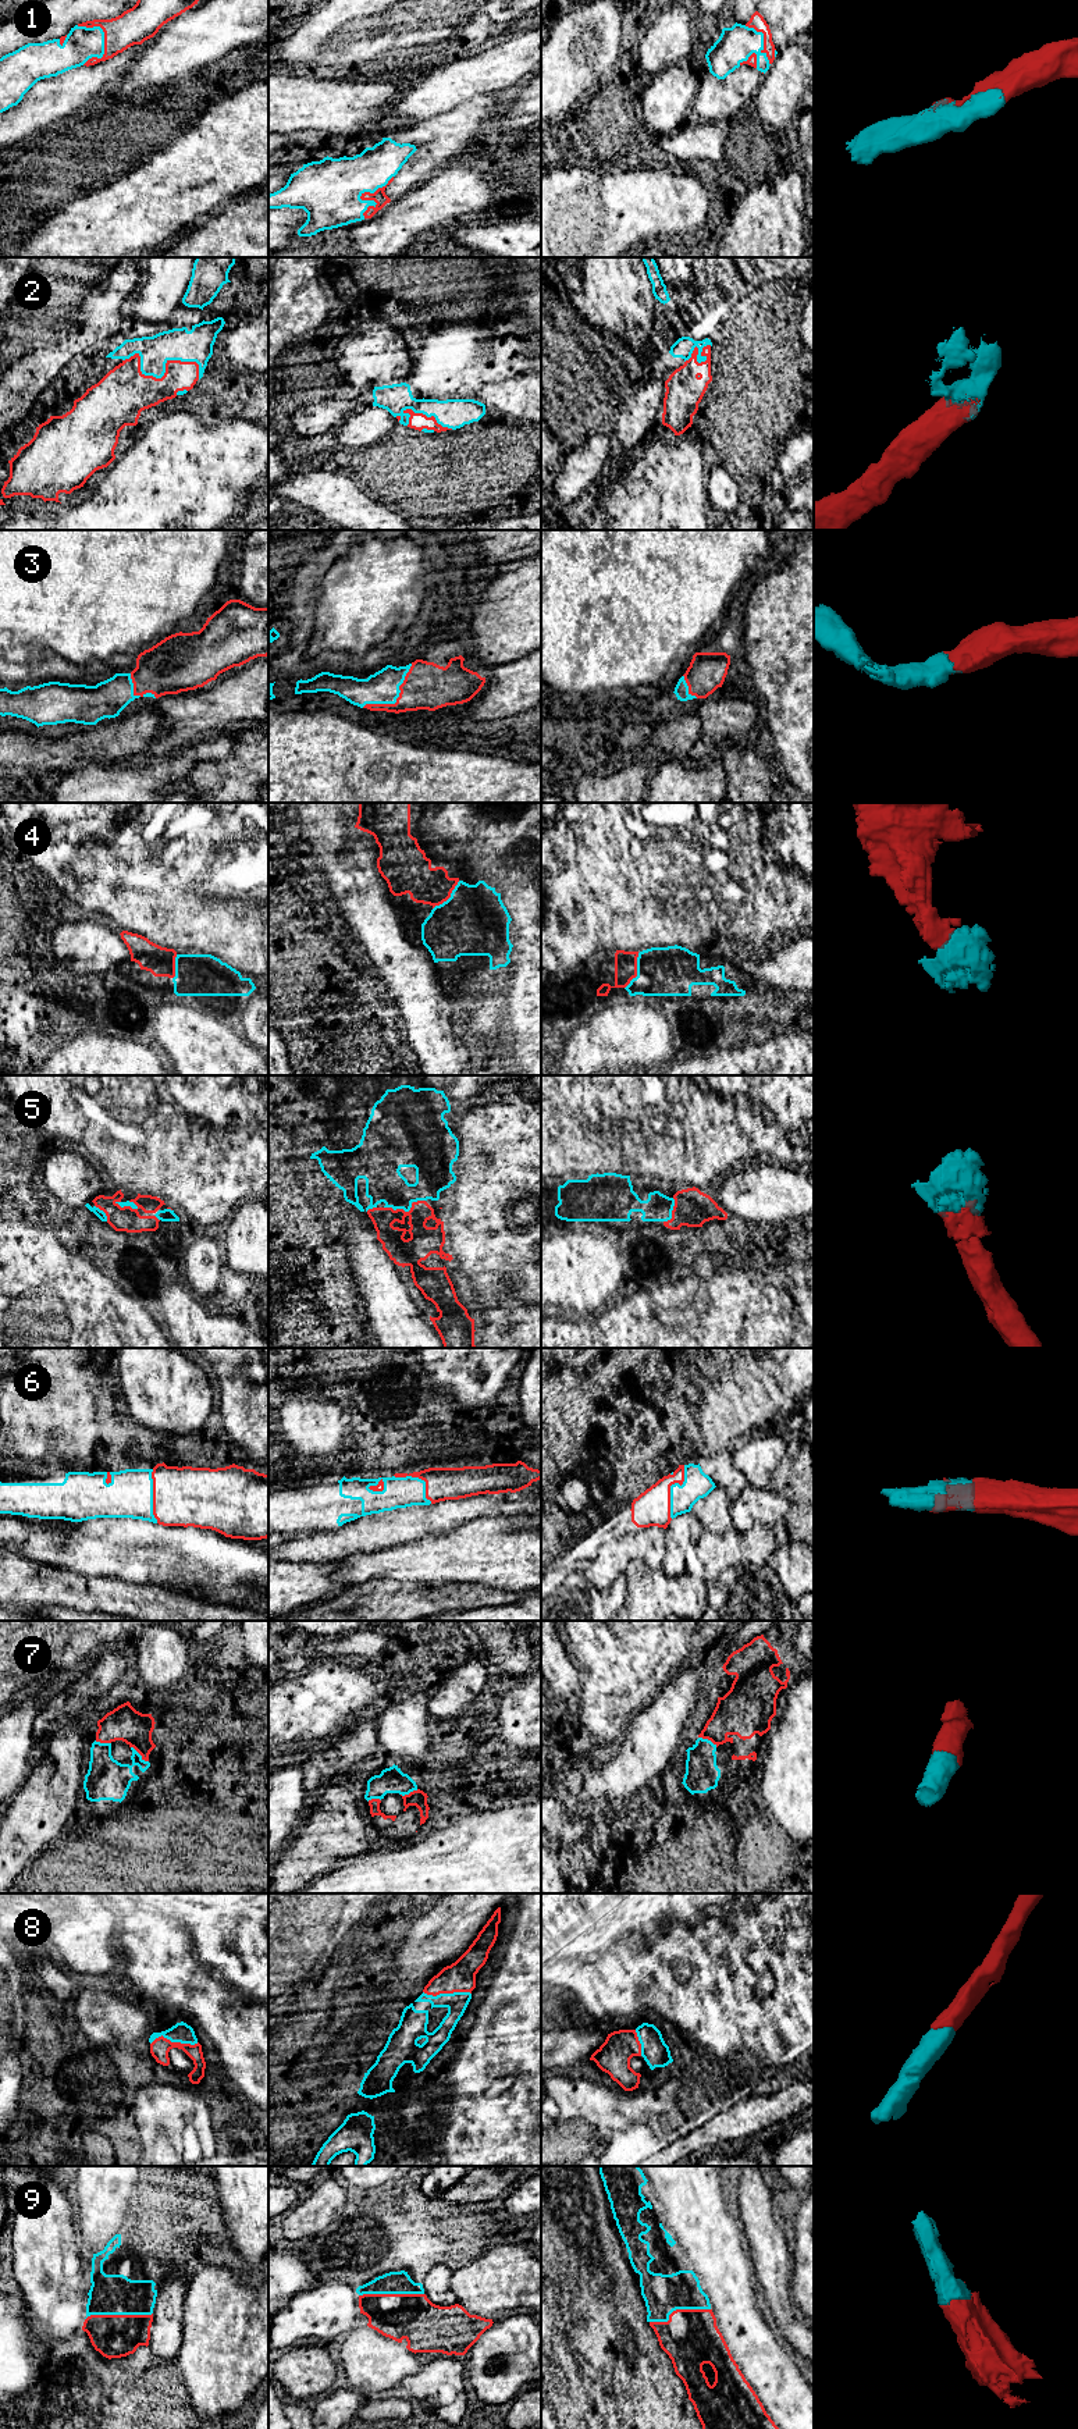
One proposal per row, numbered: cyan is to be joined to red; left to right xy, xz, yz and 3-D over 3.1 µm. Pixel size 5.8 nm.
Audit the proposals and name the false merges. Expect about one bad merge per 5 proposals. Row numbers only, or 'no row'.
no row

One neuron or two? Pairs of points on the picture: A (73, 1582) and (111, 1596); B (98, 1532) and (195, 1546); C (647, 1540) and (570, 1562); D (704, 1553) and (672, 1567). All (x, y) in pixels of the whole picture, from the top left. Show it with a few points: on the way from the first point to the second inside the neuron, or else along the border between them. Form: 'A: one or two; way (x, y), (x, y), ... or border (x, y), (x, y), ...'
A: one; way (82, 1592), (85, 1594), (102, 1594)
B: one; way (121, 1542), (155, 1542), (159, 1546), (171, 1546)
C: one; way (628, 1543), (614, 1543), (602, 1554), (590, 1556)
D: two; border (686, 1551), (683, 1568)

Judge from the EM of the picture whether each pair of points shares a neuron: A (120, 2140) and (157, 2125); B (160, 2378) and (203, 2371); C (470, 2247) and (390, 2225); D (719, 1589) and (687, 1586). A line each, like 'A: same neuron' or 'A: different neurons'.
A: different neurons
B: different neurons
C: same neuron
D: different neurons

